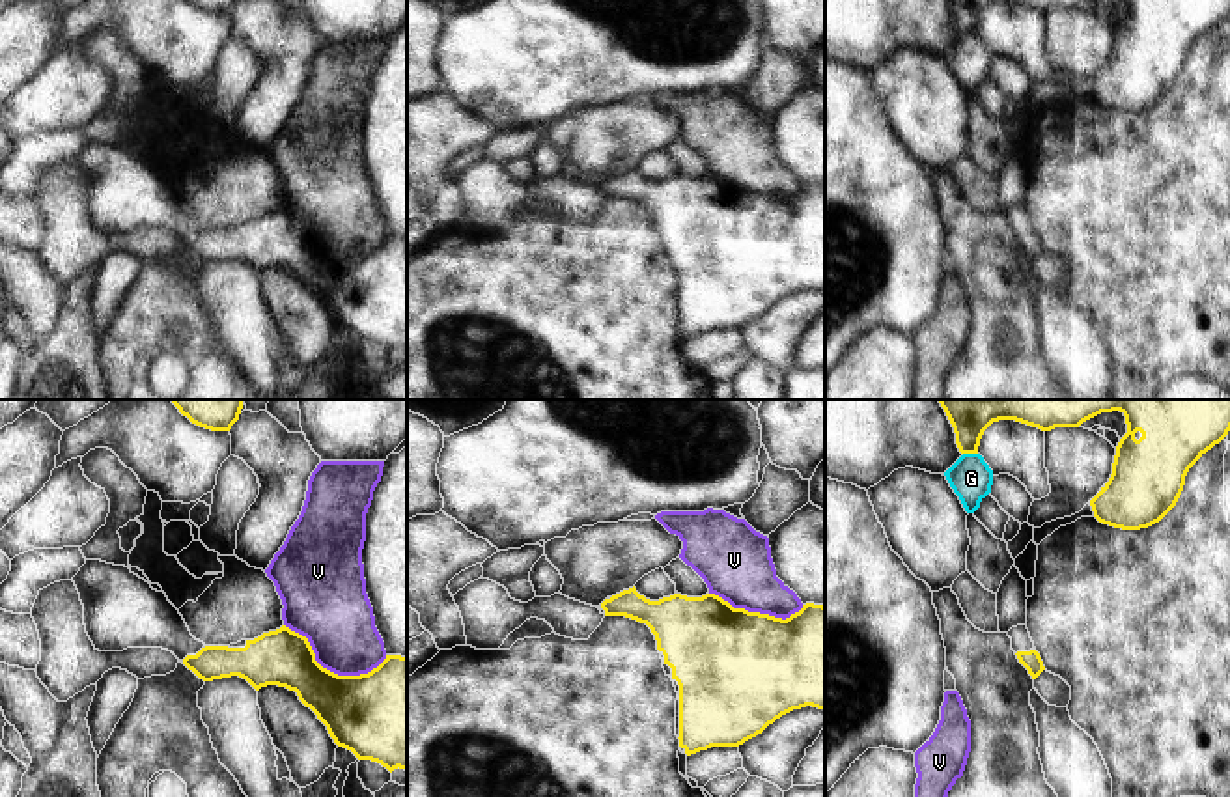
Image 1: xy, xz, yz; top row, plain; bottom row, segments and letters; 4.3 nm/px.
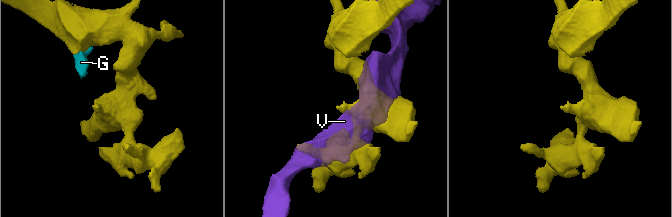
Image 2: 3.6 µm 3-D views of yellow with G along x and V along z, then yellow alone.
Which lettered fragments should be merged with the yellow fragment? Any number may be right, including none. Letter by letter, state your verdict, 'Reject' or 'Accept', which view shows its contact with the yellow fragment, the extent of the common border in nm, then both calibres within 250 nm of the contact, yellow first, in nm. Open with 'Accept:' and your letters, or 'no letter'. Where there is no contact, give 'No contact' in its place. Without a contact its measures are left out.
Accept: no letter
G: Reject. Touches yellow in yz. Shared border 60 nm. Thickness 120 nm (yellow) against 190 nm
V: Reject. Touches yellow in xy. Shared border 480 nm. Thickness 340 nm (yellow) against 320 nm.

